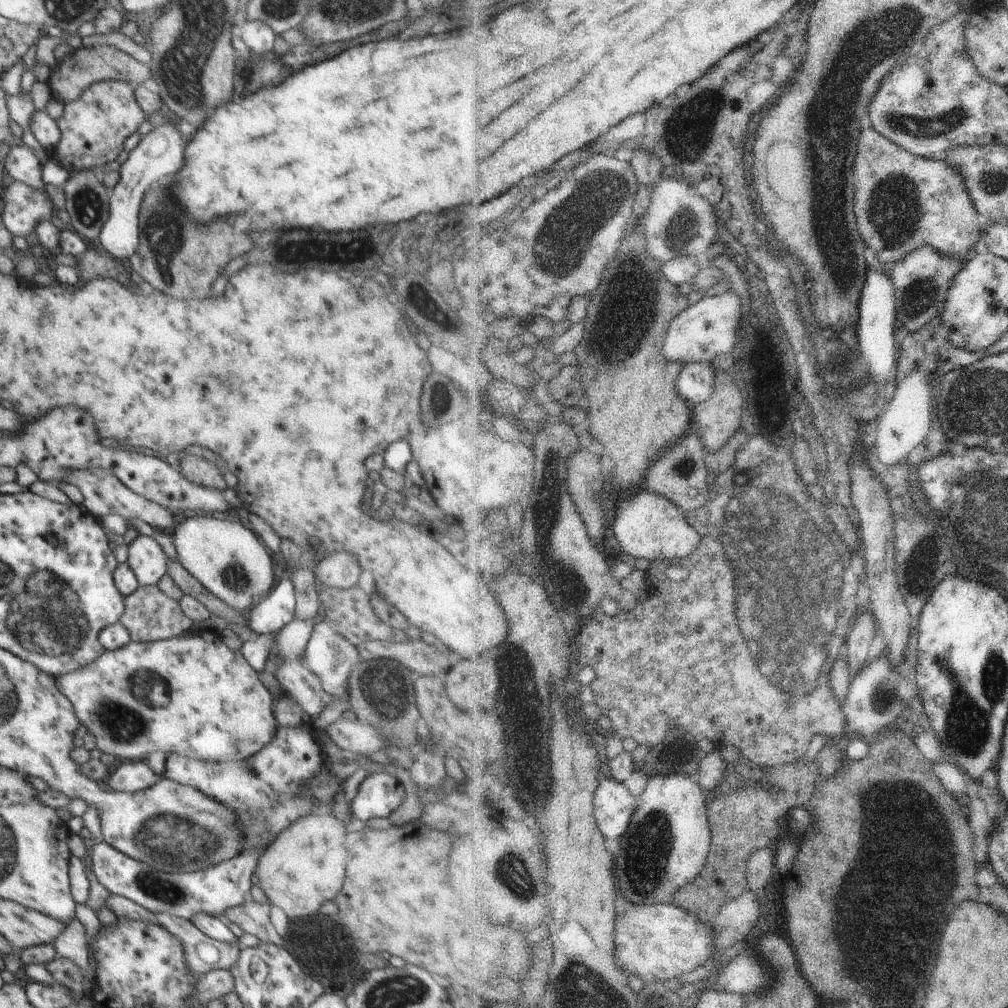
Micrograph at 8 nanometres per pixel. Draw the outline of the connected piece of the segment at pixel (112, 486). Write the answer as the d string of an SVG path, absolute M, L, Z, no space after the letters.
M95 468L94 470L85 470L82 472L74 472L73 475L66 476L60 484L74 484L76 488L80 489L84 497L83 505L88 512L91 512L97 518L102 518L104 515L120 515L124 518L139 518L154 530L167 532L171 534L174 527L172 526L172 516L166 508L160 508L152 501L146 500L143 496L134 494L128 490L117 476L112 472L106 472L102 468Z

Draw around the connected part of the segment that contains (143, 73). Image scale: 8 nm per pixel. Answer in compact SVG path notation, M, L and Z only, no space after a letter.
M76 45L74 52L65 56L64 60L54 61L54 63L47 84L51 96L55 96L65 104L78 100L90 85L95 85L97 82L114 80L114 82L126 82L135 86L142 84L148 78L153 78L151 64L144 65L113 45L97 45L93 48Z

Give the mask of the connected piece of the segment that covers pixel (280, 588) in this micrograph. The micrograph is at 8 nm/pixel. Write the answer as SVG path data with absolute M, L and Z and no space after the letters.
M282 579L247 613L254 633L276 632L292 622L296 610L296 595L290 579Z

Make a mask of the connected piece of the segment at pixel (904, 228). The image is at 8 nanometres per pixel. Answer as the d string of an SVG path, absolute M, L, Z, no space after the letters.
M868 125L860 143L859 155L855 164L858 177L856 190L856 216L862 228L862 236L869 247L879 253L883 262L900 263L912 252L922 246L932 246L948 258L965 258L979 246L983 237L983 220L978 214L965 174L960 168L954 168L943 157L928 158L916 156L907 148L888 140L884 134Z

